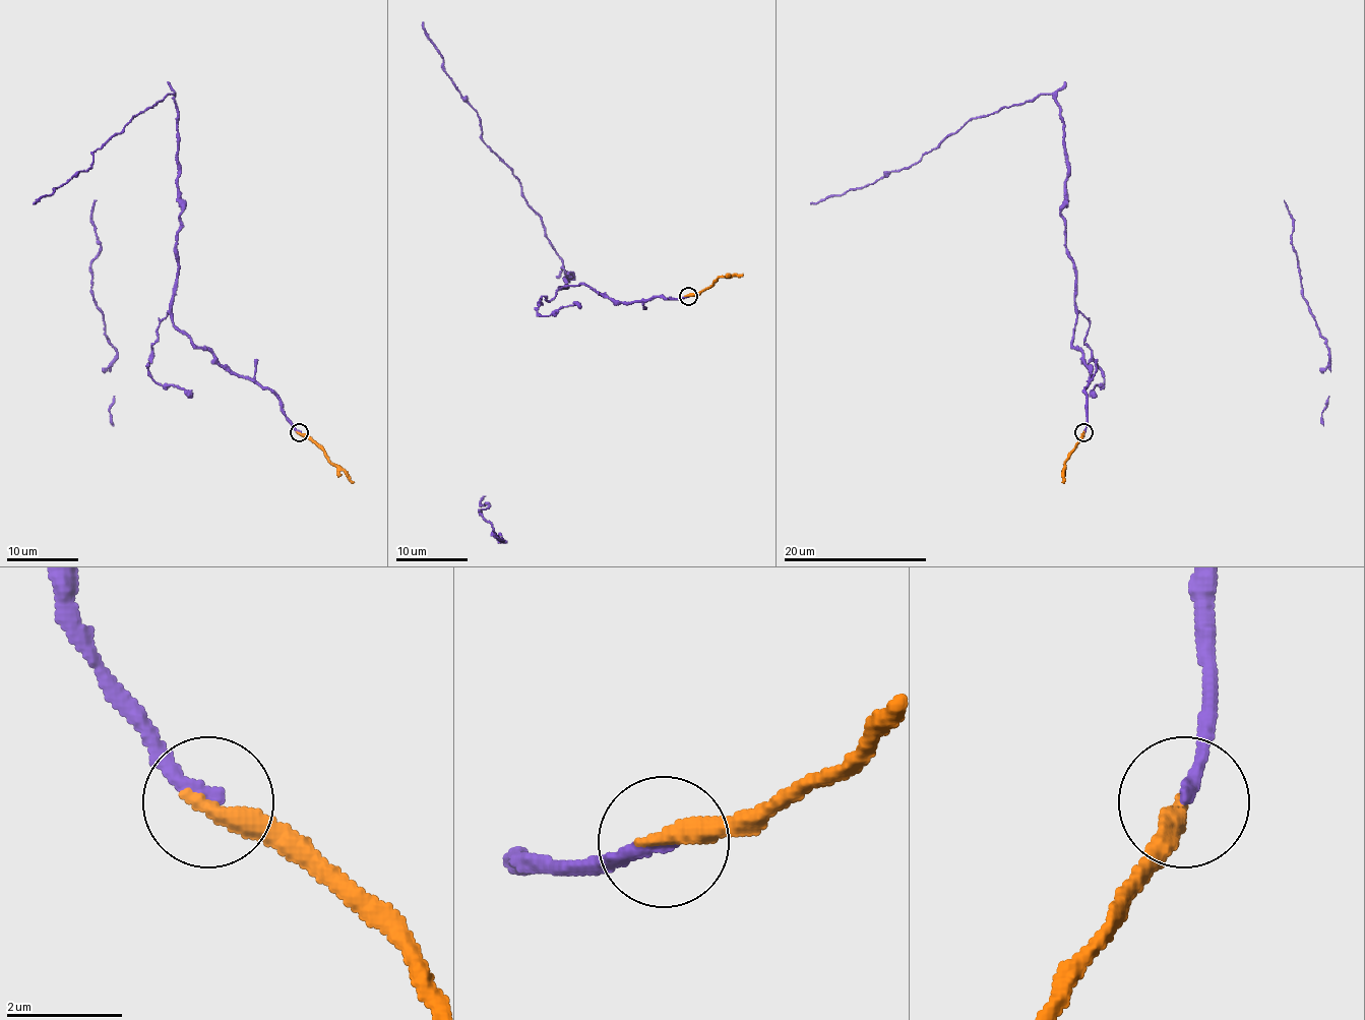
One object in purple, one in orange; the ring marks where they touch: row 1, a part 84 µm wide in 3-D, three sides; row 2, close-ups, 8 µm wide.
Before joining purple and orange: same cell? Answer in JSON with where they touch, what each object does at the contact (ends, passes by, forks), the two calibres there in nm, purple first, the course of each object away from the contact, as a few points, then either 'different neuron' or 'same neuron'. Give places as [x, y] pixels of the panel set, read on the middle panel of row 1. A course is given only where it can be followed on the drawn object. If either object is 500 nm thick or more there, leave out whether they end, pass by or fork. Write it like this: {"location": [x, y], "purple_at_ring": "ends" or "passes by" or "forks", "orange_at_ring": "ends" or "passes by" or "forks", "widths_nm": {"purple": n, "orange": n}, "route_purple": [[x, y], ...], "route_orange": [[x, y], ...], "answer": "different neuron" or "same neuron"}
{"location": [688, 296], "purple_at_ring": "ends", "orange_at_ring": "ends", "widths_nm": {"purple": 240, "orange": 380}, "route_purple": [[687, 296], [560, 289], [569, 273], [542, 218], [485, 143], [422, 21]], "route_orange": [[687, 296], [700, 294], [720, 277], [739, 277], [743, 273]], "answer": "same neuron"}

